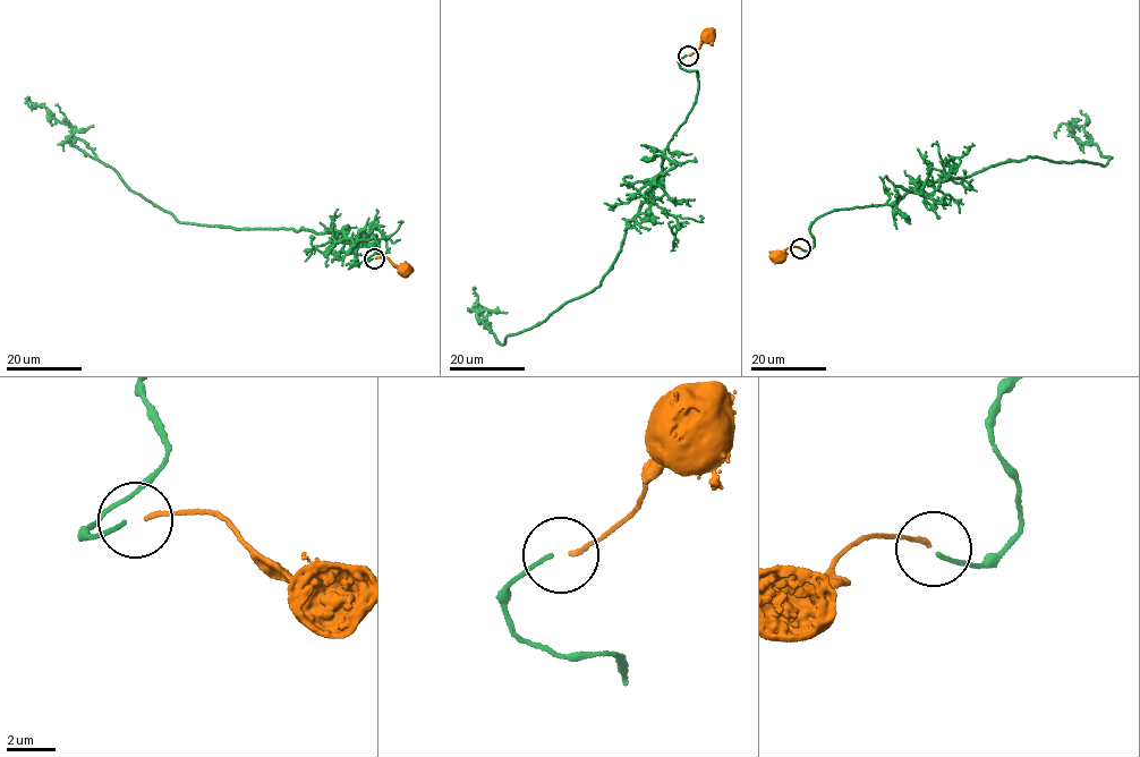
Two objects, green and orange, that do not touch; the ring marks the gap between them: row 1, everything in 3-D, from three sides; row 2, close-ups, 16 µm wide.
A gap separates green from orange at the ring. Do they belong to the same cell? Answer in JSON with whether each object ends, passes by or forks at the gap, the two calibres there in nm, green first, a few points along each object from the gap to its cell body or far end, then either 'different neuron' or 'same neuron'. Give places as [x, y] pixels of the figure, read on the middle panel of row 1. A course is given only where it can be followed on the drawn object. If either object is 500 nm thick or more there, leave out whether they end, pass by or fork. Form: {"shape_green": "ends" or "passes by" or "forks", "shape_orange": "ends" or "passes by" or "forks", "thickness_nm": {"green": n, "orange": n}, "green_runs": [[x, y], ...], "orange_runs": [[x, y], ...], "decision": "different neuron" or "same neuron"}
{"shape_green": "ends", "shape_orange": "ends", "thickness_nm": {"green": 160, "orange": 200}, "green_runs": [[687, 56], [680, 67], [698, 75], [696, 101], [598, 287], [507, 336], [502, 345], [484, 321], [474, 288]], "orange_runs": [[689, 54], [698, 49], [708, 33]], "decision": "different neuron"}

